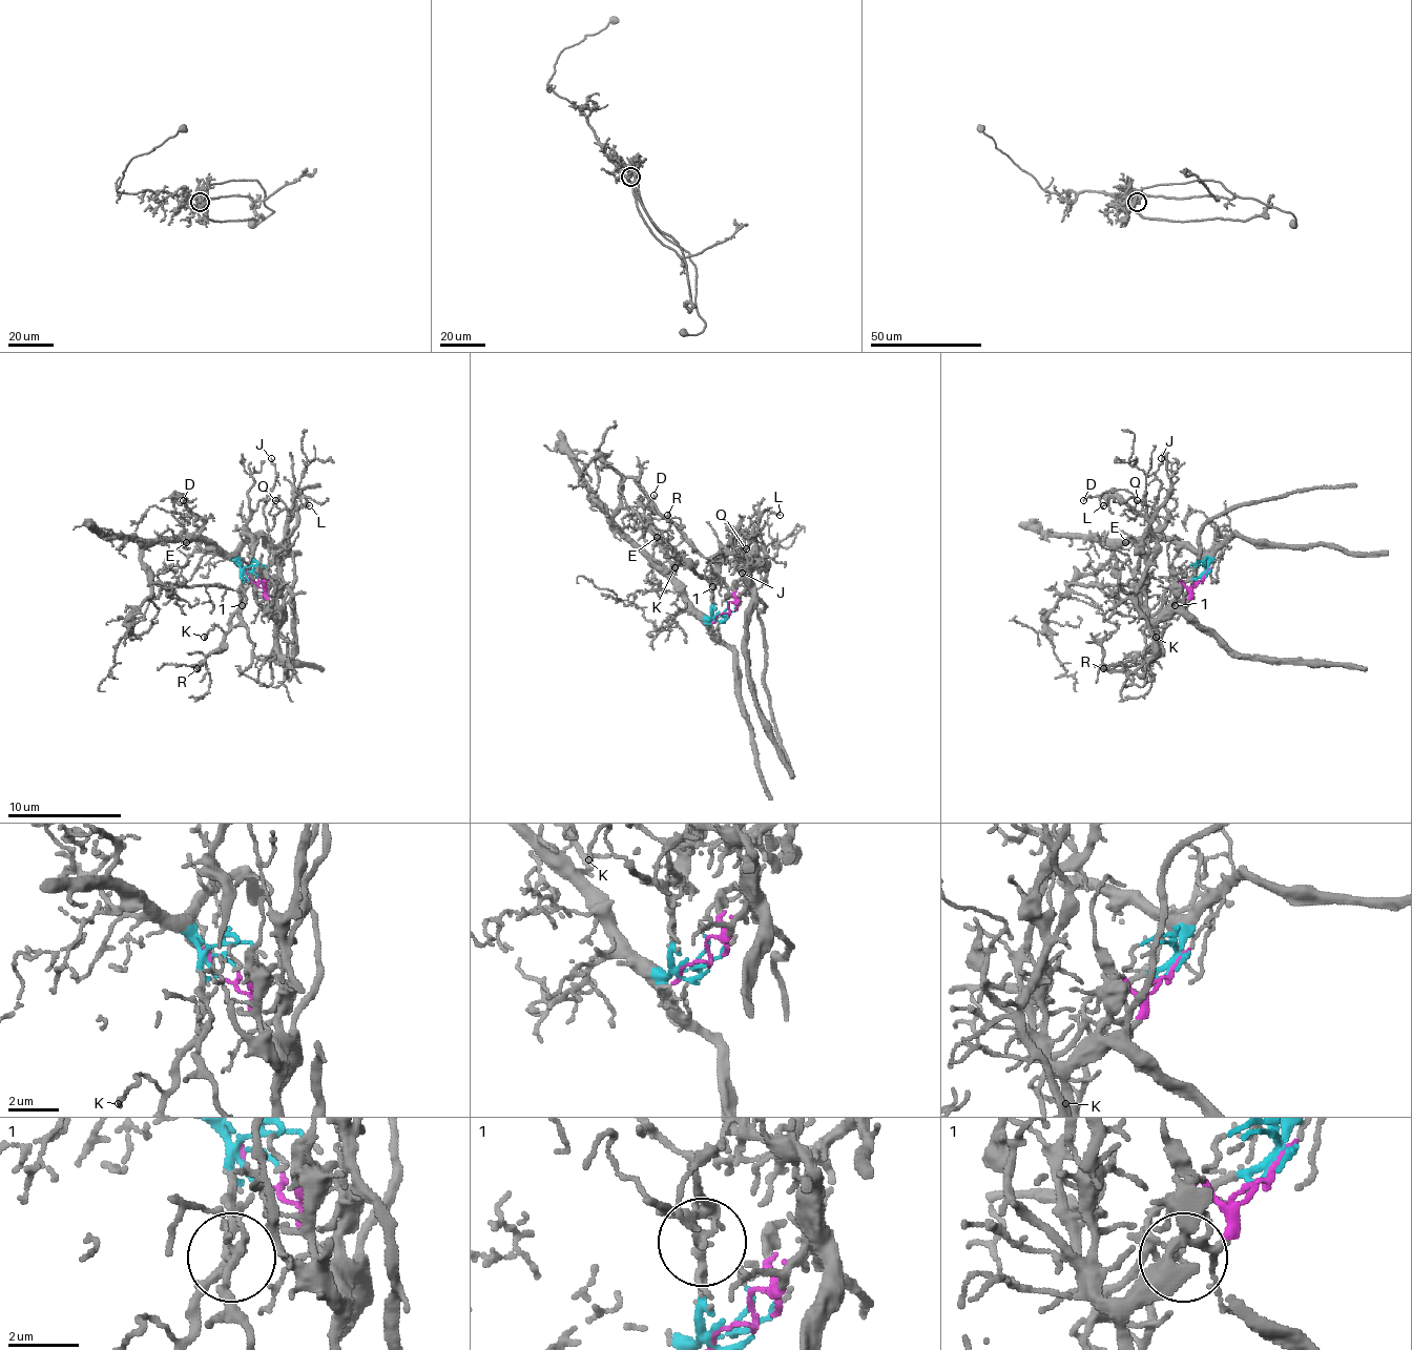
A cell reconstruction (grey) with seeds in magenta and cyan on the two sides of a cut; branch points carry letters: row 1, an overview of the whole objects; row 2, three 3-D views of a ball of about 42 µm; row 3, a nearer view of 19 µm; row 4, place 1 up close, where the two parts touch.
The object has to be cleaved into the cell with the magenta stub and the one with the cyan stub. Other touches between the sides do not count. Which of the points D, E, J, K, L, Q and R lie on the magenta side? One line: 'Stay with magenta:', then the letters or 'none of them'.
Stay with magenta: J, L, Q

